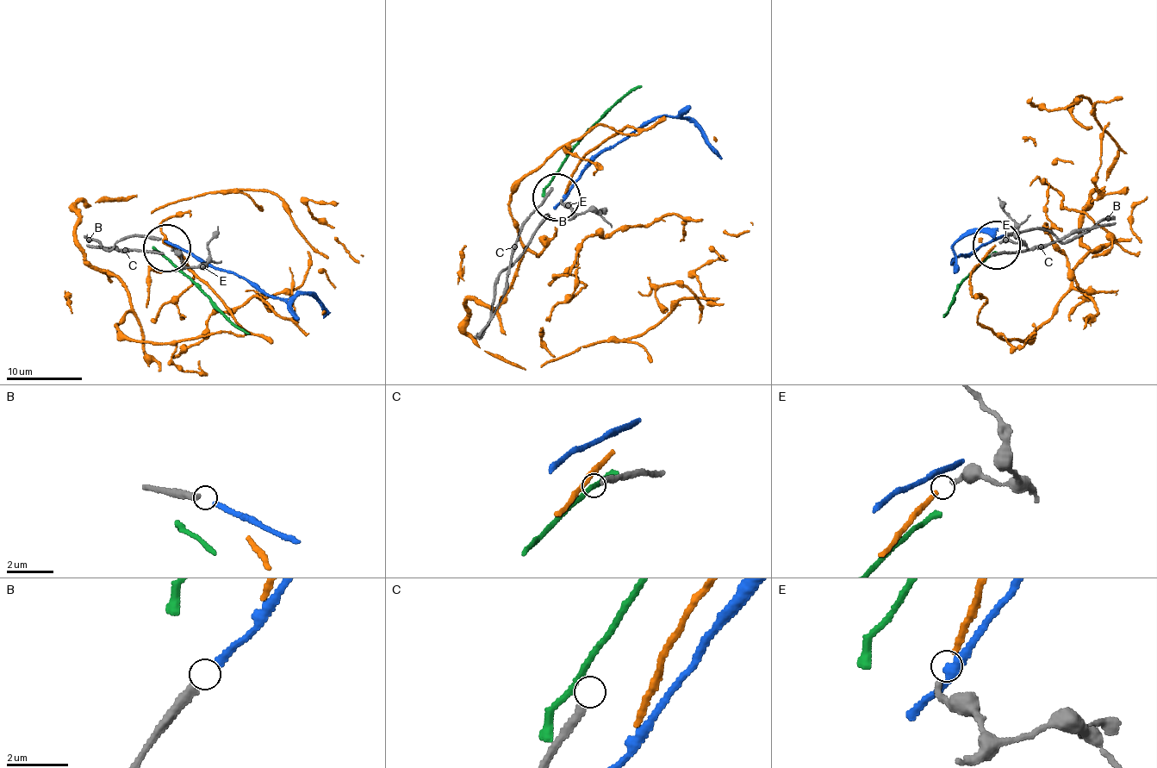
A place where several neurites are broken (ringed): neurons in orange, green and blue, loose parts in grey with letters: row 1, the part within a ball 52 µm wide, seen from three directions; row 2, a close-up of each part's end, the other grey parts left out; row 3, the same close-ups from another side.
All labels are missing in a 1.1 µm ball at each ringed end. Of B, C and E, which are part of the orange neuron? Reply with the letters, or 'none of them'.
E

